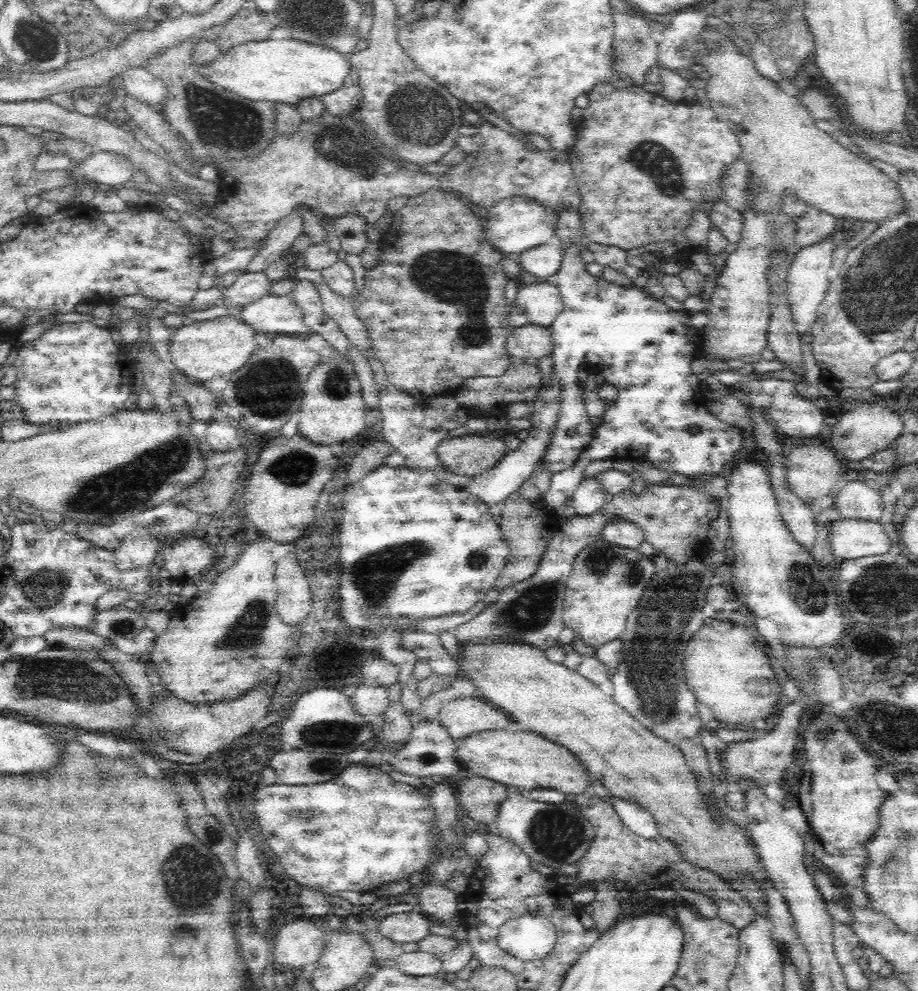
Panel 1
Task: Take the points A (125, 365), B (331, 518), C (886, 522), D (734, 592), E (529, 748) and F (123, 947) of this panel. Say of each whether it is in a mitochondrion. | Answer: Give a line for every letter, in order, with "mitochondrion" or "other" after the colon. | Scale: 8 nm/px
A: other
B: other
C: other
D: other
E: other
F: other

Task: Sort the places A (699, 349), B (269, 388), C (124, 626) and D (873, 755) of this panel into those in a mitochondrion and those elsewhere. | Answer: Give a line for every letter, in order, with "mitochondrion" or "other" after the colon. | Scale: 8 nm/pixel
A: other
B: mitochondrion
C: mitochondrion
D: other

